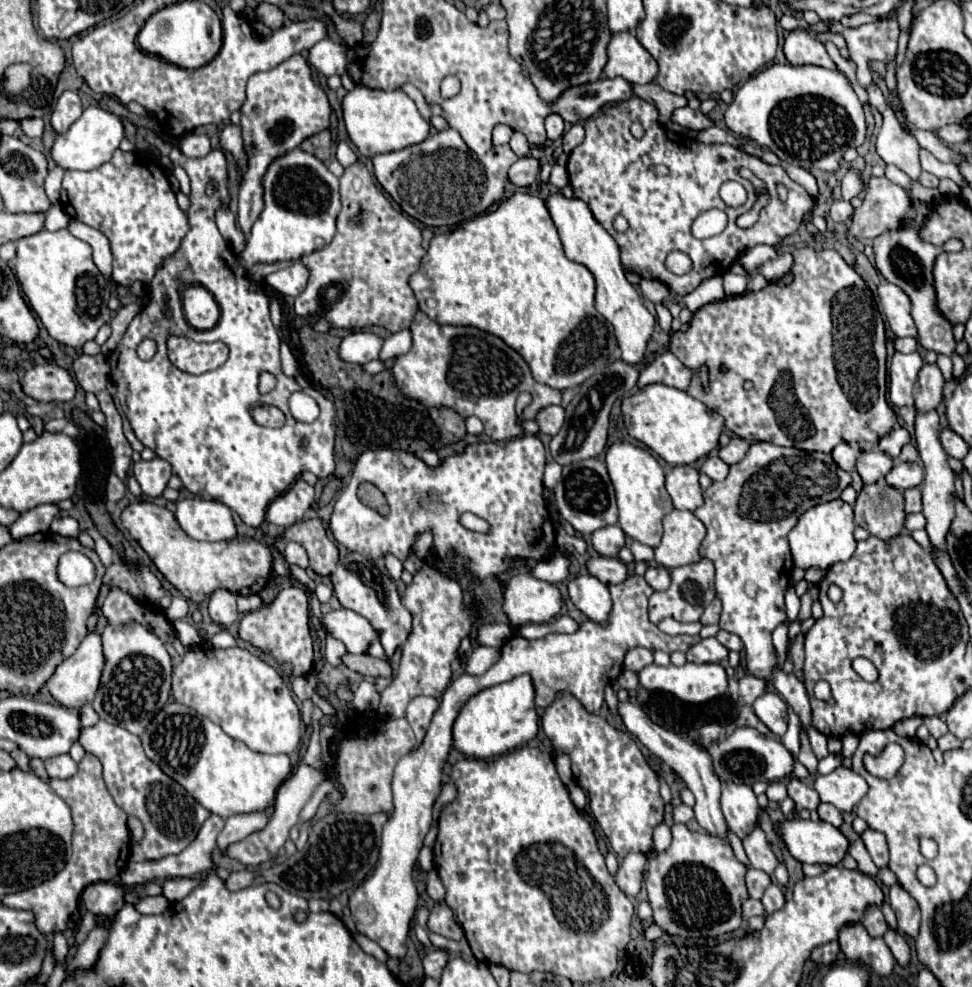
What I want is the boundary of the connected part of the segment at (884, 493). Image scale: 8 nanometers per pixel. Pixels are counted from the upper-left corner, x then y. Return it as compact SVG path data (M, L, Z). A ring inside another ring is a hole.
M884 482L864 486L854 504L854 522L882 540L900 534L904 518L902 492Z

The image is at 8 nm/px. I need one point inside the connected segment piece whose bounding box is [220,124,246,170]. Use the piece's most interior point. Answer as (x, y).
(230, 140)

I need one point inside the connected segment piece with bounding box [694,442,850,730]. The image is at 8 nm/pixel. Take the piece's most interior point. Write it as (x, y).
(748, 515)

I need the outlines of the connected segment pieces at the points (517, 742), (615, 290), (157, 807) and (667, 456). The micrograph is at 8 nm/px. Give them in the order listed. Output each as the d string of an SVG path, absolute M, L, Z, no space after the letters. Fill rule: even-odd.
M530 676L490 686L472 696L458 712L452 726L452 748L468 758L490 758L528 744L538 734L538 714Z
M554 192L546 198L546 208L550 210L552 220L558 228L566 256L574 262L584 264L594 274L596 310L614 326L618 344L622 348L622 360L628 364L640 364L646 354L648 338L654 330L654 316L644 308L636 288L626 280L616 240L602 228L602 224L598 224L598 220L594 220L588 204L580 198L566 198L560 192Z
M100 720L90 728L82 728L80 744L102 762L102 776L114 802L128 816L136 816L144 824L144 838L136 844L136 854L130 858L132 862L160 860L170 854L180 854L190 846L210 812L144 754L138 736L126 732L122 726Z
M648 384L642 390L638 390L636 394L622 398L620 410L622 410L622 418L624 418L624 426L626 426L628 434L634 440L646 444L652 452L656 452L660 458L664 458L668 464L674 464L674 466L678 466L678 464L694 464L698 458L708 456L718 446L720 432L724 430L722 416L718 416L712 410L708 412L708 408L700 400L694 400L686 392L664 386L664 384Z

